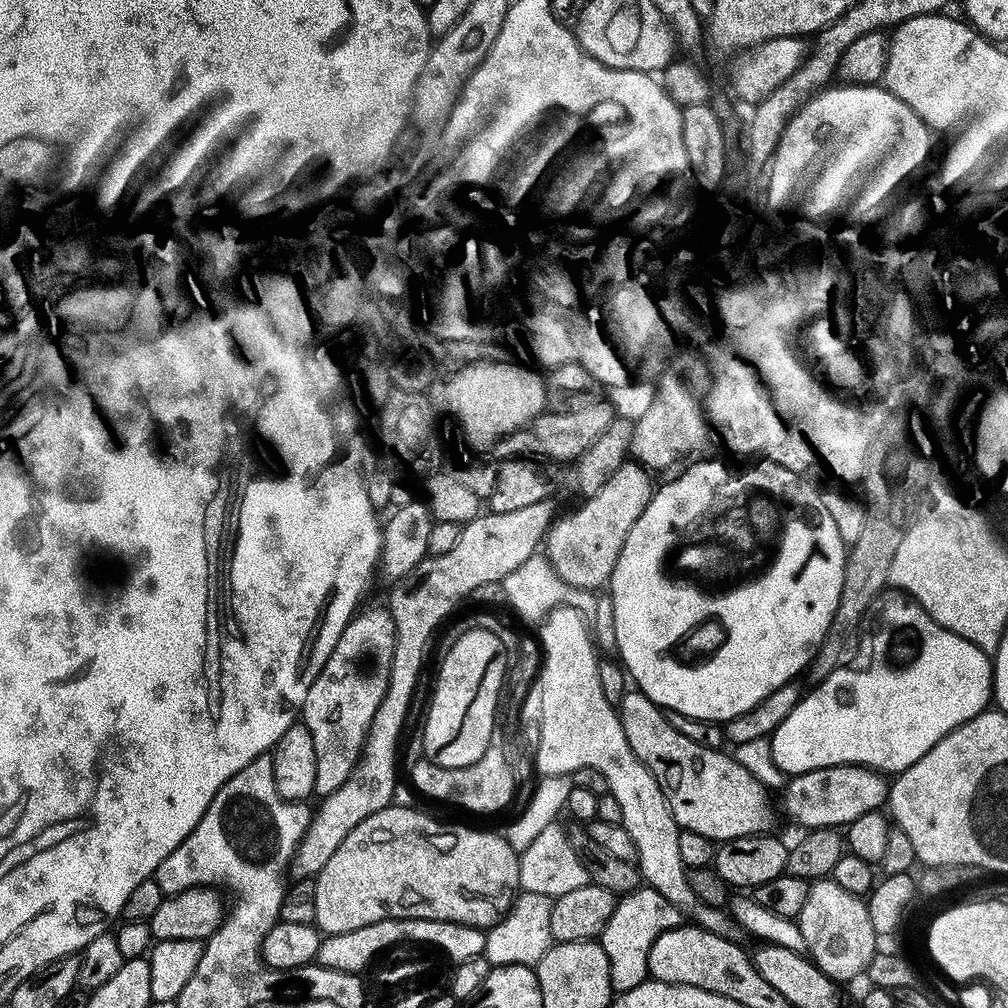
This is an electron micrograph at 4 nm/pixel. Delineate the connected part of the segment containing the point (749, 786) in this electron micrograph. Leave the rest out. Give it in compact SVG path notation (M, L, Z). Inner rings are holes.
M625 691L618 701L618 711L630 750L651 770L654 778L662 786L674 822L681 830L702 834L713 842L723 842L739 836L750 836L763 829L760 827L764 824L764 812L760 807L764 804L764 788L756 781L757 777L738 759L728 757L724 750L705 748L703 744L685 740L681 732L672 729L667 715L661 708L642 691Z

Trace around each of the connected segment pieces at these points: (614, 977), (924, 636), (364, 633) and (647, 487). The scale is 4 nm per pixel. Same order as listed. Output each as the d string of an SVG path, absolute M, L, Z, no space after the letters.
M647 886L625 893L616 903L614 914L603 928L600 943L606 952L610 966L611 986L617 993L633 989L648 976L650 946L670 928L682 922L679 908L668 902L662 894Z
M892 595L896 596L879 605L880 621L872 640L872 661L857 672L852 666L834 670L815 685L809 696L801 695L782 726L772 733L770 756L772 752L773 762L782 771L799 774L836 764L855 764L881 774L904 774L943 736L989 707L994 696L994 664L989 653L935 624L924 607L907 595Z
M387 607L366 608L357 611L342 630L330 658L310 686L302 709L302 722L314 738L315 795L320 798L338 790L356 768L372 725L372 713L388 688L388 674L396 649L394 618Z
M626 462L622 466L618 466L618 470L614 470L614 474L606 482L606 486L602 486L602 490L587 497L583 501L584 505L574 509L569 516L564 516L561 520L559 517L548 529L546 533L546 548L548 544L546 559L551 564L552 569L566 583L572 585L573 588L600 590L596 588L602 587L603 584L605 587L611 581L612 571L618 562L618 554L622 554L622 546L626 542L626 534L630 534L634 522L638 522L642 510L646 510L652 497L654 491L652 476L653 473L639 462Z

